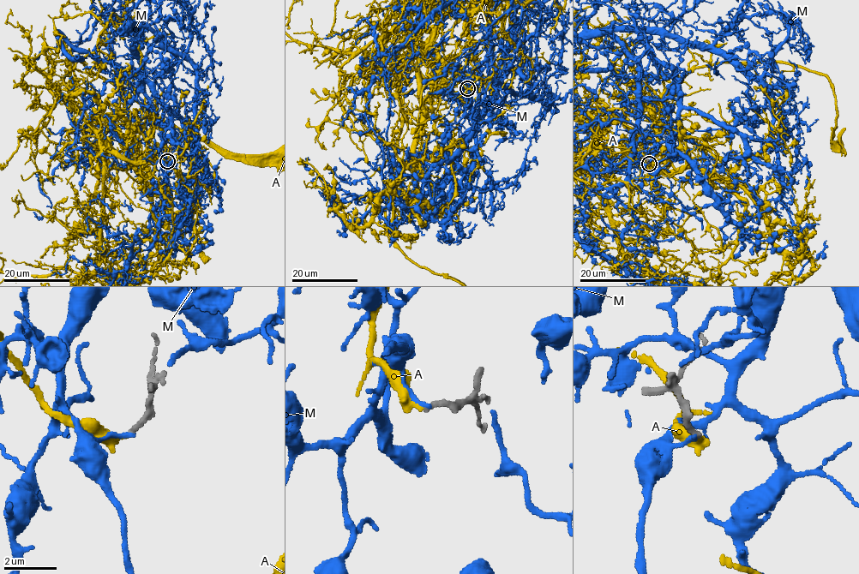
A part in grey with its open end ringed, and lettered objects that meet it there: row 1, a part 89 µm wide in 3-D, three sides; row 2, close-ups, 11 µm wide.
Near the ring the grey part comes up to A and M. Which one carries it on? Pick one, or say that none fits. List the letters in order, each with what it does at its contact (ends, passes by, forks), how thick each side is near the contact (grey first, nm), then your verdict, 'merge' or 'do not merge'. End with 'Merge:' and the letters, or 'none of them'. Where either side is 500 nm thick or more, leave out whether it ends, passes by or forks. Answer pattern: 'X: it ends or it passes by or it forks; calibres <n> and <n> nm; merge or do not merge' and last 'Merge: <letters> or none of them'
A: it ends; calibres 200 and 360 nm; merge
M: it ends; calibres 240 and 180 nm; do not merge
Merge: A

